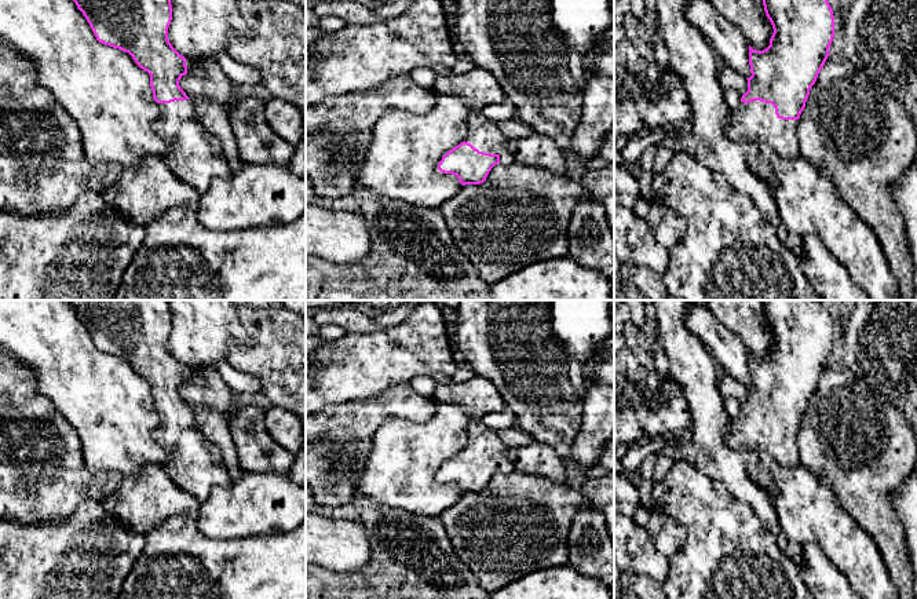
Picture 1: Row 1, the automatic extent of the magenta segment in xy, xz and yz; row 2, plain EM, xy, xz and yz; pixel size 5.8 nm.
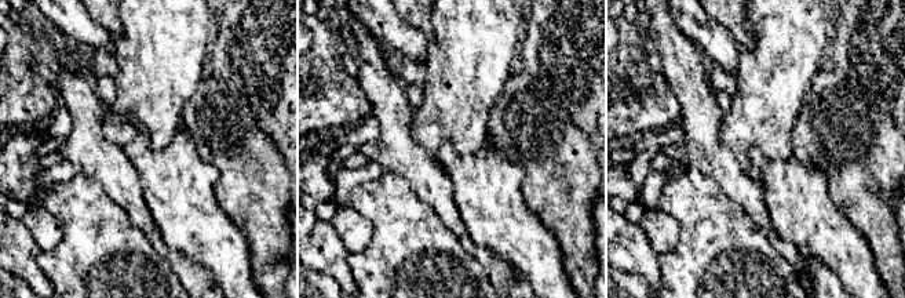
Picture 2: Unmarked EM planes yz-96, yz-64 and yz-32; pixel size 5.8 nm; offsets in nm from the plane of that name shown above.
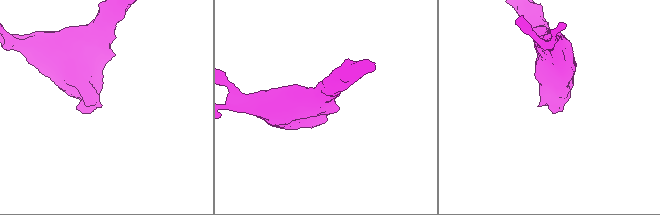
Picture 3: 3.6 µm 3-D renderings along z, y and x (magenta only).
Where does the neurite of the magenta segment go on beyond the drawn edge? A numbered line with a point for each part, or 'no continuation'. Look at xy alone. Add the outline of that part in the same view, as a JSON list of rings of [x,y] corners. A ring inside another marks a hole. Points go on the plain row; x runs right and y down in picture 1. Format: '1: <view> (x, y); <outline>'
1: xy (196, 466); [[[191,408],[157,412],[157,442],[168,452],[168,476],[201,504],[212,487],[231,482],[219,448],[200,430]]]

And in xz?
1: xz (482, 441); [[[471,419],[467,431],[465,450],[483,461],[498,463],[500,472],[512,472],[515,467],[505,457],[507,446],[497,435],[497,430],[479,419]]]

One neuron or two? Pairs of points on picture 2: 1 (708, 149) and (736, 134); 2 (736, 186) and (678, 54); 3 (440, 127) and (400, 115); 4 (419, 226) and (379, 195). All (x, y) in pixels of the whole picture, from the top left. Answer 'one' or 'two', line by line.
1: two
2: one
3: two
4: one

